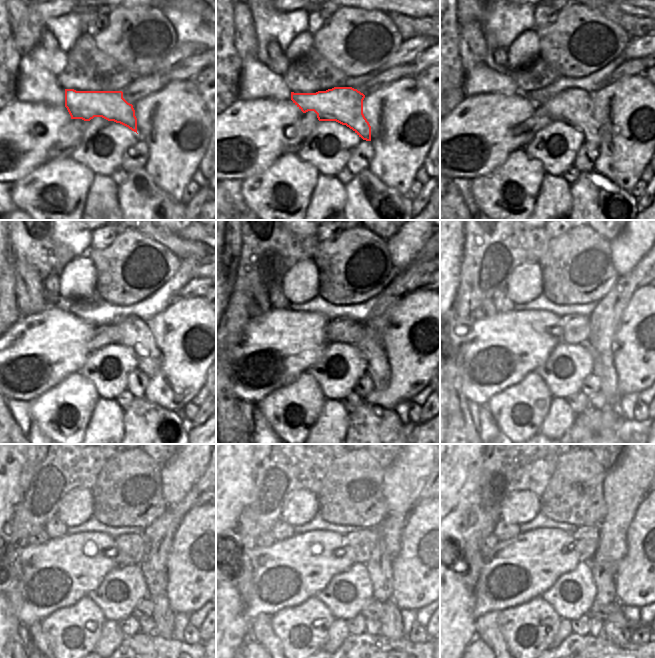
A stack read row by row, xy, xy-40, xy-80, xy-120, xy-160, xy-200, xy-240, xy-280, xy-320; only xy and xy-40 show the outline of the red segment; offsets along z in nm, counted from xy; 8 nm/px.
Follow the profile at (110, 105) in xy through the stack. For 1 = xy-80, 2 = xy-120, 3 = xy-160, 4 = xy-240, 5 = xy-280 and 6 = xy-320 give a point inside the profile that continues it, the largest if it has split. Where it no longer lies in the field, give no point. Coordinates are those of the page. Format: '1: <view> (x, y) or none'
1: xy-80 (574, 106)
2: xy-120 (135, 334)
3: xy-160 (378, 368)
4: xy-240 (163, 615)
5: xy-280 (391, 624)
6: xy-320 (618, 632)

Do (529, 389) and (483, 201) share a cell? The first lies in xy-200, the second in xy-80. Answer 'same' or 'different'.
same

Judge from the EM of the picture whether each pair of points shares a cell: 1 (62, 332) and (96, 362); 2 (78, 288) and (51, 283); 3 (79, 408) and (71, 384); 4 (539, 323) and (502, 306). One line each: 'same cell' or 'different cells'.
1: different cells
2: different cells
3: same cell
4: different cells

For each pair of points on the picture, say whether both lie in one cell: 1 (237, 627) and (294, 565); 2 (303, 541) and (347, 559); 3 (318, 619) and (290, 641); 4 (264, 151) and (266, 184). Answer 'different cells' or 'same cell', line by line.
1: different cells
2: same cell
3: same cell
4: different cells

